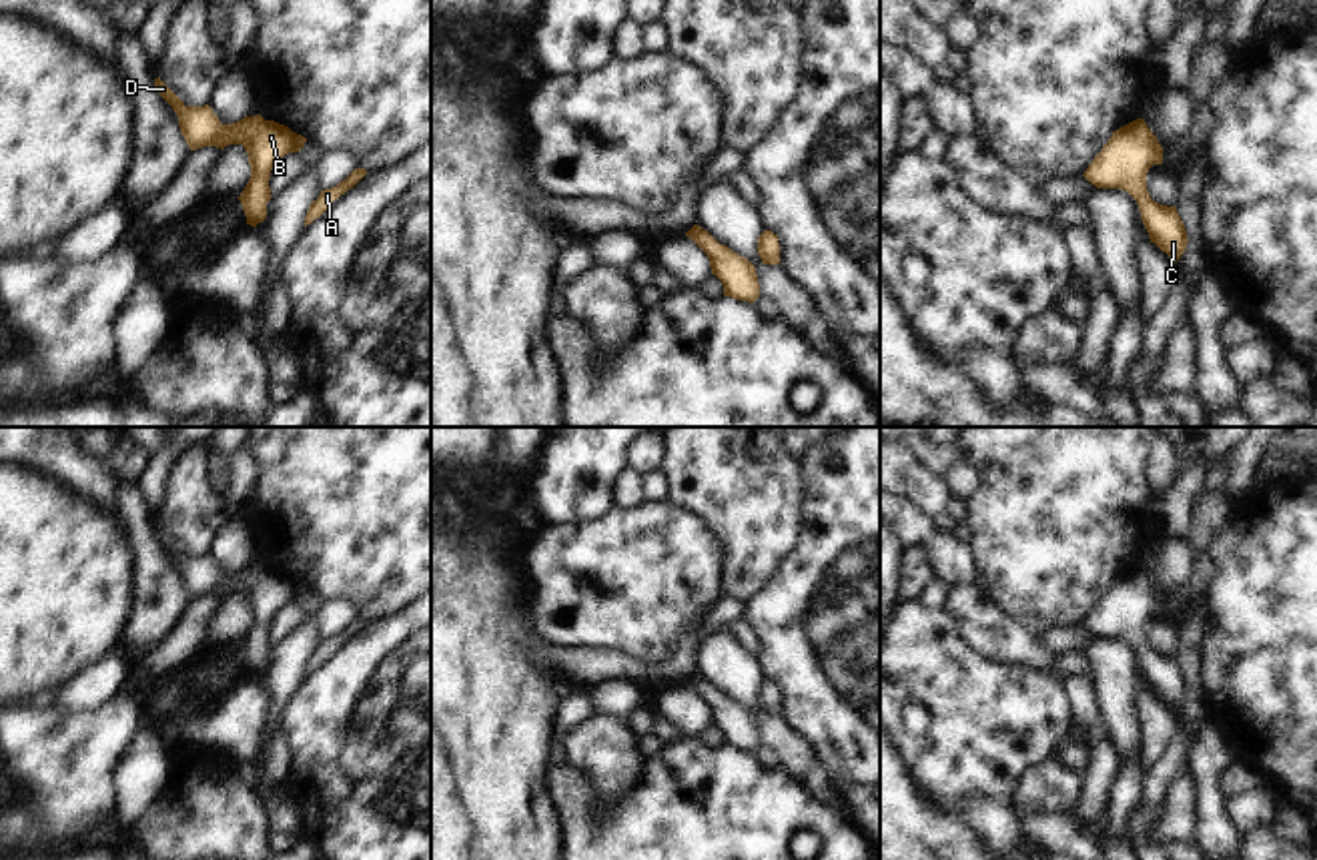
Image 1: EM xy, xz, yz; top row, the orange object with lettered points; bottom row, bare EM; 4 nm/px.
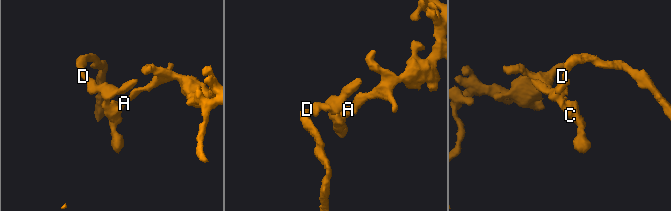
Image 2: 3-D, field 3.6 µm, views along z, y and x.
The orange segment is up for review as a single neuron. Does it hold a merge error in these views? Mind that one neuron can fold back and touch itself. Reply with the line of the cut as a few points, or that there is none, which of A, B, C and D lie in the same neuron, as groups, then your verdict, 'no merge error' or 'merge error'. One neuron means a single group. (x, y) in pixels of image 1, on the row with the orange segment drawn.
no cut; A B C D; no merge error

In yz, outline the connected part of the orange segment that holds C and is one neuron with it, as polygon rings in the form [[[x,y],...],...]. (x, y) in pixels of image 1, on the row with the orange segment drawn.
[[[1137,118],[1113,132],[1082,176],[1096,188],[1127,190],[1139,204],[1151,243],[1177,263],[1189,239],[1177,206],[1155,202],[1147,190],[1153,164],[1163,164],[1163,146],[1147,122]]]

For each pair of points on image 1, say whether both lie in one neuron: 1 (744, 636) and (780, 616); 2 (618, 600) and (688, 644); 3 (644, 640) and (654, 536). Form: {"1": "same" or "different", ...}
{"1": "different", "2": "different", "3": "same"}

